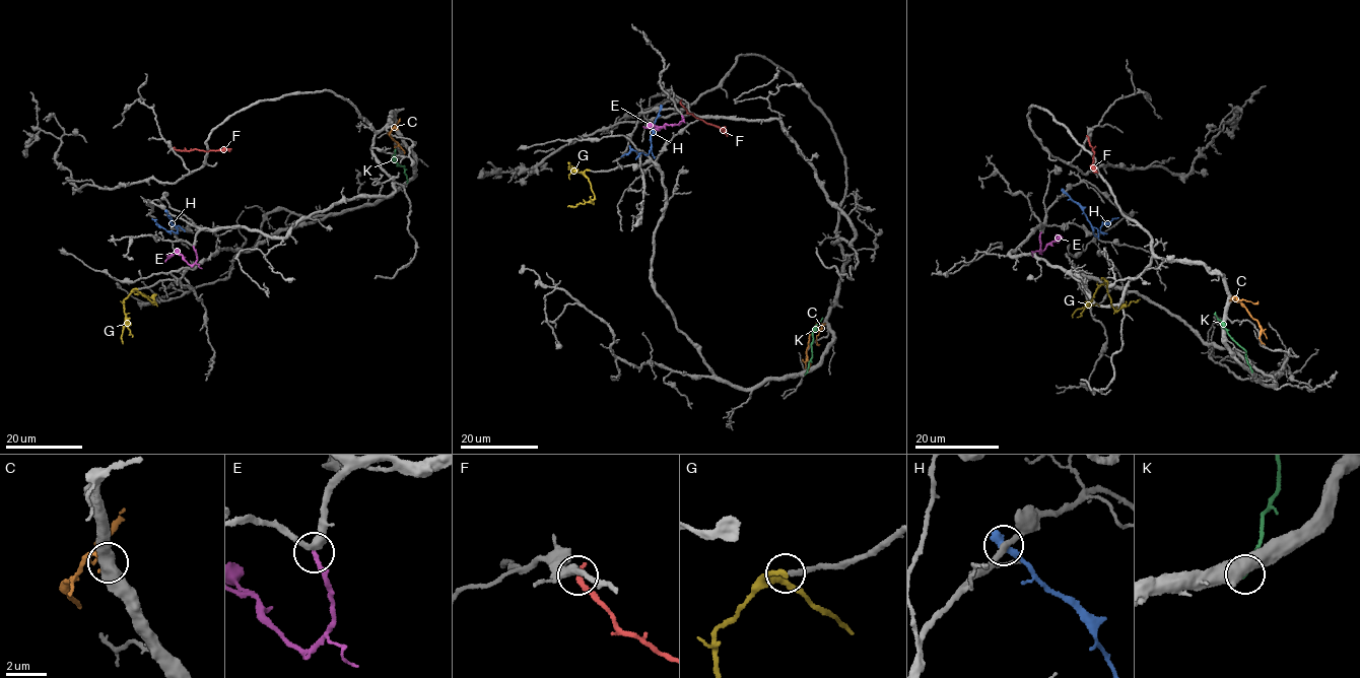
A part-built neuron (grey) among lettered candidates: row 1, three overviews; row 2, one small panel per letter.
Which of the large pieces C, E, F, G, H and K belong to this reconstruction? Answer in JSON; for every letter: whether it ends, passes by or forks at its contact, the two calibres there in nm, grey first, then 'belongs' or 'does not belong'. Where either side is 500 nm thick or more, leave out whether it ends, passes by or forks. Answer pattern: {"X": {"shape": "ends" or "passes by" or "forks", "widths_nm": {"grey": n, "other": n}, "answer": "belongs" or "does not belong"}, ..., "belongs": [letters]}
{"C": {"widths_nm": {"grey": 550, "other": 180}, "answer": "does not belong"}, "E": {"shape": "ends", "widths_nm": {"grey": 360, "other": 200}, "answer": "belongs"}, "F": {"shape": "ends", "widths_nm": {"grey": 320, "other": 240}, "answer": "does not belong"}, "G": {"shape": "ends", "widths_nm": {"grey": 220, "other": 260}, "answer": "belongs"}, "H": {"widths_nm": {"grey": 280, "other": 500}, "answer": "does not belong"}, "K": {"widths_nm": {"grey": 550, "other": 170}, "answer": "does not belong"}, "belongs": ["E", "G"]}

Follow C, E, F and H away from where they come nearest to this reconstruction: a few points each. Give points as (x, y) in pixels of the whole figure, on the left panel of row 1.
C: (397, 129), (392, 128), (389, 134), (405, 152)
E: (193, 247), (196, 261), (191, 265), (182, 255), (175, 254), (164, 262)
F: (174, 147), (179, 150), (231, 149)
H: (166, 212), (178, 232), (159, 227), (152, 218)

